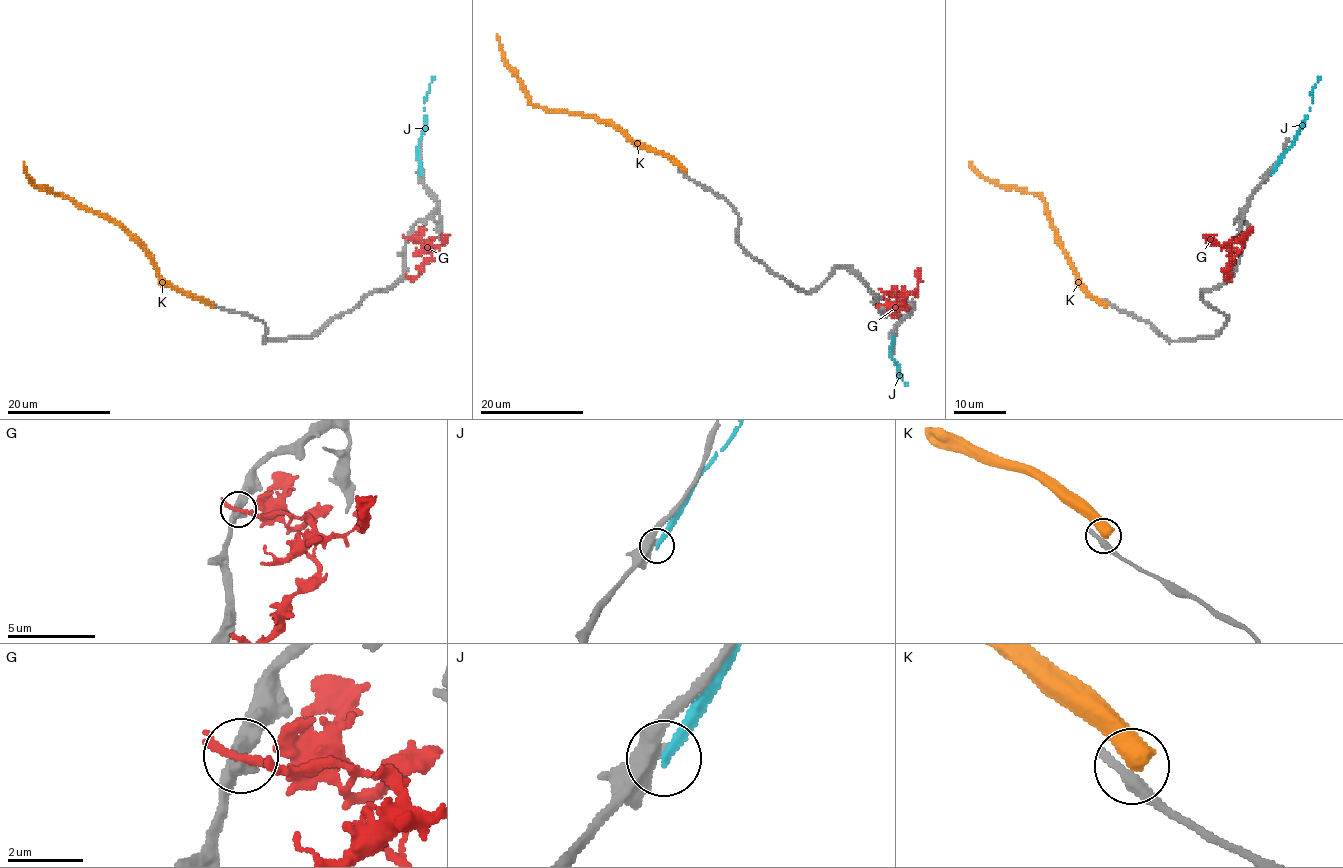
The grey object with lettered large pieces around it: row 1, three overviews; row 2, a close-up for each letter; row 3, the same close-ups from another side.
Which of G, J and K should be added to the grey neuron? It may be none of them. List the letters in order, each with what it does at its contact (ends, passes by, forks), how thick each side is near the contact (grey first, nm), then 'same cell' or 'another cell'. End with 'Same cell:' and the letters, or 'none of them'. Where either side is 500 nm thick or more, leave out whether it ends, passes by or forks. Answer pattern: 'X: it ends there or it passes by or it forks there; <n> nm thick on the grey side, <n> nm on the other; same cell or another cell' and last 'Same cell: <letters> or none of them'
G: it ends there; 380 nm thick on the grey side, 280 nm on the other; another cell
J: 550 nm thick on the grey side, 240 nm on the other; another cell
K: 440 nm thick on the grey side, 650 nm on the other; another cell
Same cell: none of them

